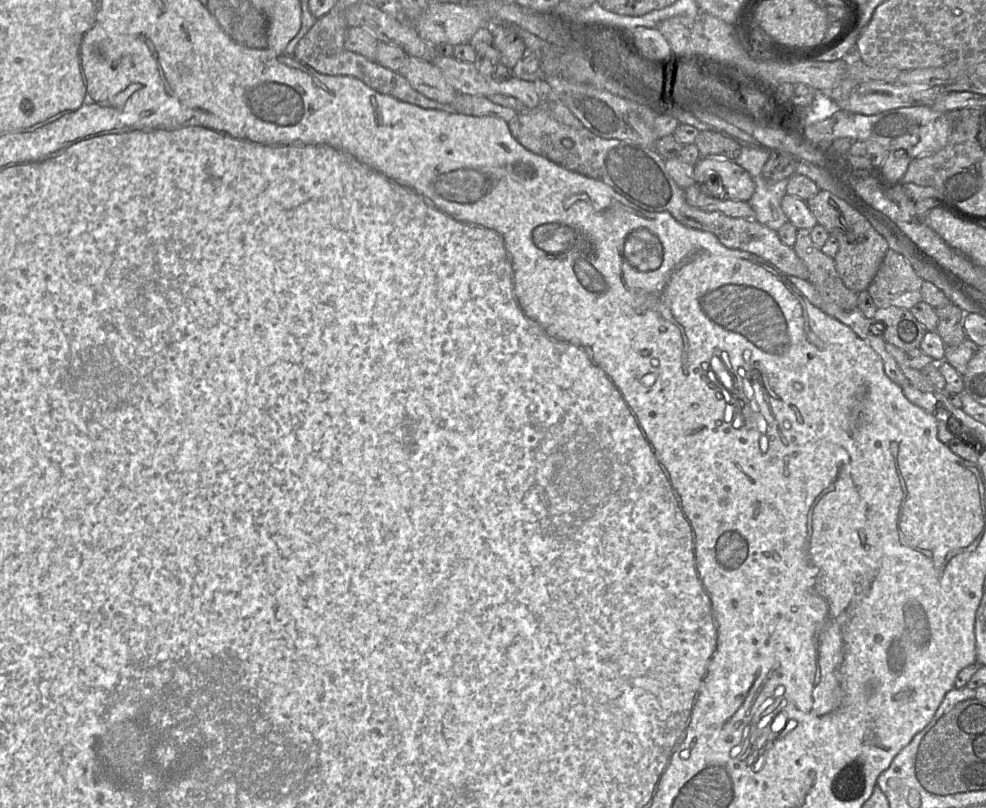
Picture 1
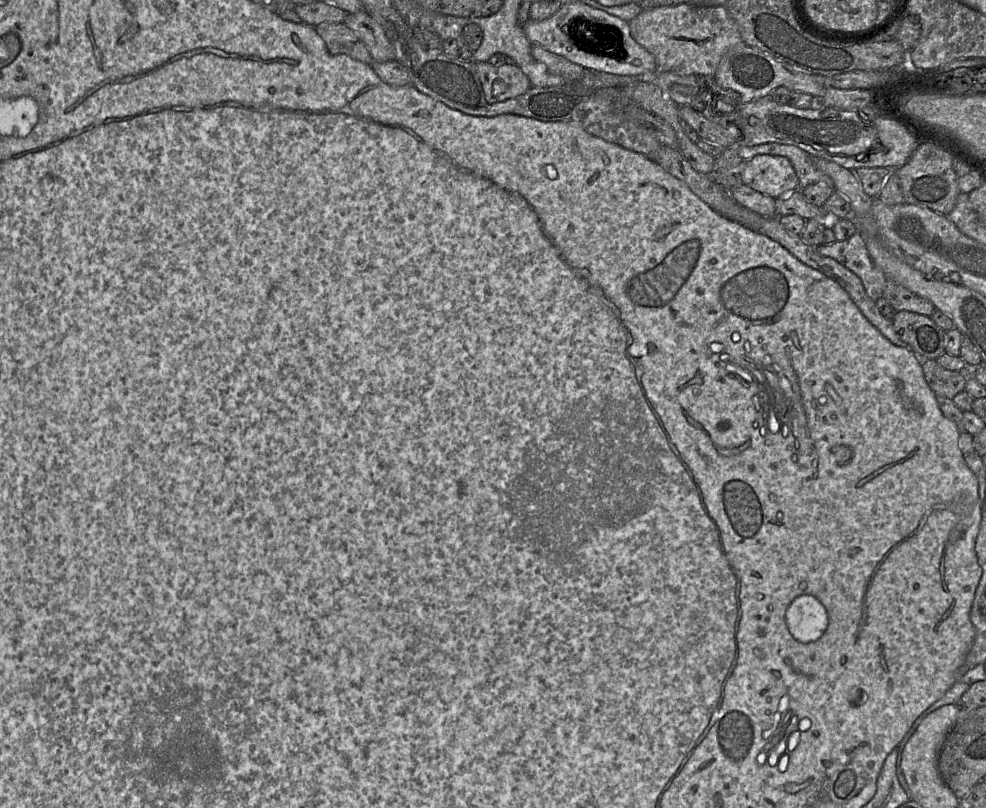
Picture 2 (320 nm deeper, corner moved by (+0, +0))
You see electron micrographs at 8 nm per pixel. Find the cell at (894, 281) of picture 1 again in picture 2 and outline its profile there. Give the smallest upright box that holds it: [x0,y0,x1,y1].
[883,280,935,317]

